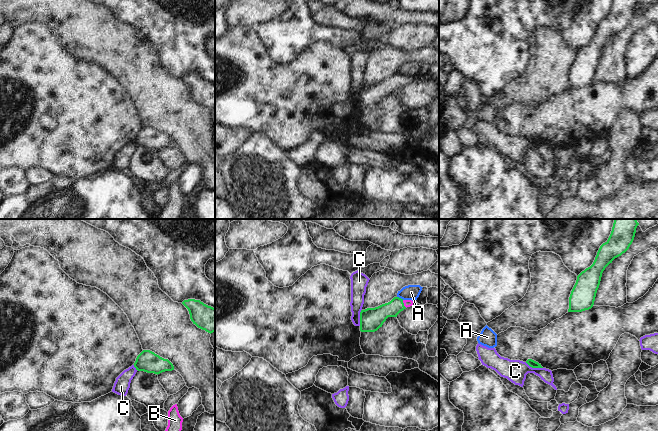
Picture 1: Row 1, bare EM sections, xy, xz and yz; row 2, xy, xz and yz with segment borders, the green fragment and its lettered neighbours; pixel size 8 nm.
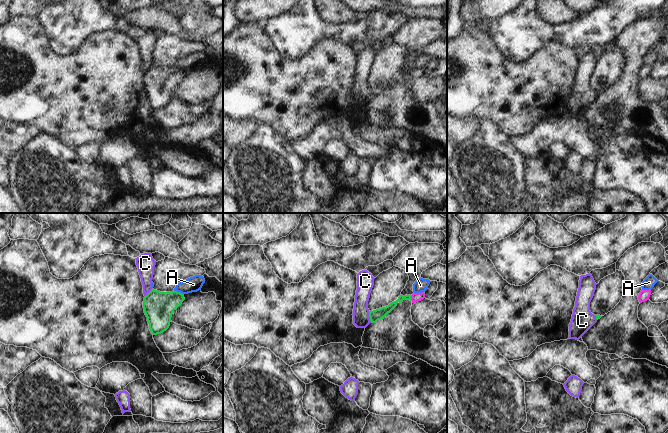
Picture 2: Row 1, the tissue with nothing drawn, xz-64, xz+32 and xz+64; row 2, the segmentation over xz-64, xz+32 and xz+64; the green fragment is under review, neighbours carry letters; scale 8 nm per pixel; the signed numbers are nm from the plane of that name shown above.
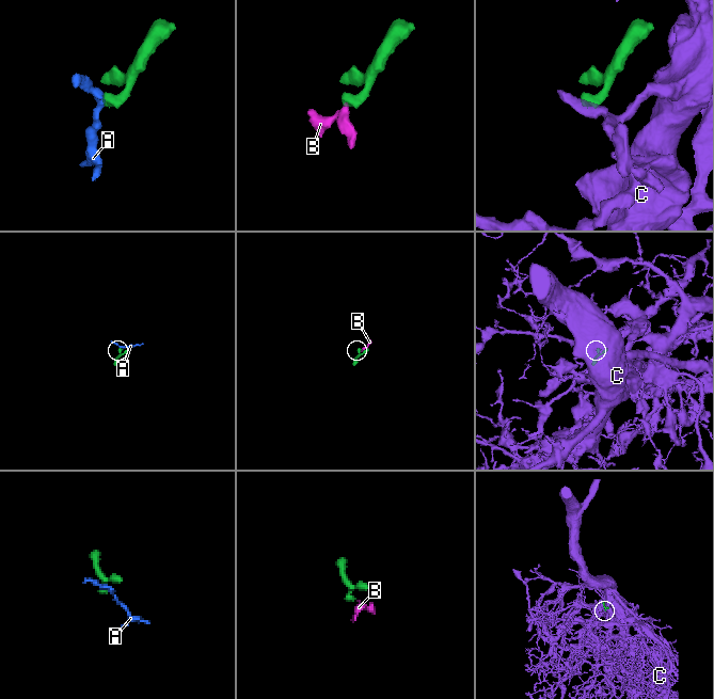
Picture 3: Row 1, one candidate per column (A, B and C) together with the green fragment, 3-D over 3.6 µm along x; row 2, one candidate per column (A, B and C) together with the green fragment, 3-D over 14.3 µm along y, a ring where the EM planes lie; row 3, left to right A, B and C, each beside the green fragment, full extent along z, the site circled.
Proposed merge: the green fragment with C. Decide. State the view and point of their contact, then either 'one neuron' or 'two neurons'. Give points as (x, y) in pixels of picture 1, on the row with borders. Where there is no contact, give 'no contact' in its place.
meets green in yz at (534, 367); two neurons

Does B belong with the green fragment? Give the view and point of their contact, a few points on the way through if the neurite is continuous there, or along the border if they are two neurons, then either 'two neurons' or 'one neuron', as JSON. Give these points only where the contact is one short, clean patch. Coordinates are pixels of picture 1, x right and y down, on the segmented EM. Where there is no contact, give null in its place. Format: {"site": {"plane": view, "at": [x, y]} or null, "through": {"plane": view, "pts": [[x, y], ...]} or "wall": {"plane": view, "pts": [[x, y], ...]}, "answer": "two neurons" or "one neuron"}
{"site": {"plane": "xz", "at": [403, 304]}, "through": {"plane": "xz", "pts": [[375, 317], [397, 304], [403, 304], [407, 303]]}, "answer": "one neuron"}

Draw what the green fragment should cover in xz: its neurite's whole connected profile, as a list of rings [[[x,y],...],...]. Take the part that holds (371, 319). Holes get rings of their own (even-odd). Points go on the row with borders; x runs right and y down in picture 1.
[[[394,297],[390,302],[382,304],[375,308],[367,308],[360,312],[360,331],[375,332],[388,317],[397,317],[397,315],[412,306],[414,301],[403,300],[399,297]]]

